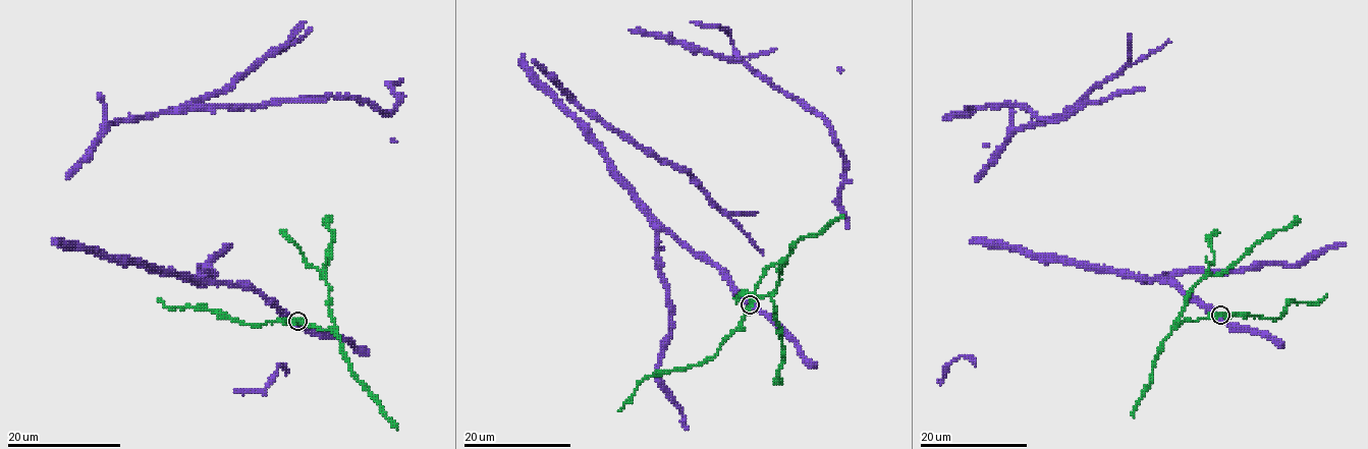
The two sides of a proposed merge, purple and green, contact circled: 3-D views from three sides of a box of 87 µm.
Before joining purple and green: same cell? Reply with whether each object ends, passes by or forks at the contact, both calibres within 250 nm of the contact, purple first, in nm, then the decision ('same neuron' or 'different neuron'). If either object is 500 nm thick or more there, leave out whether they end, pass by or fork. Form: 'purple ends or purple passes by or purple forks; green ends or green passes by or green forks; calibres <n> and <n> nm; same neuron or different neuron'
calibres 550 and 400 nm; same neuron

